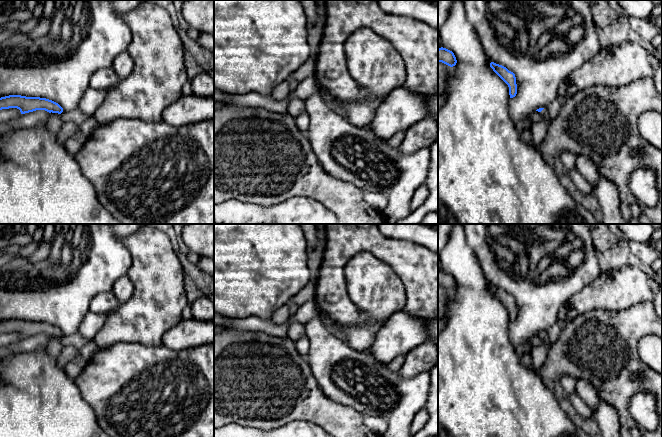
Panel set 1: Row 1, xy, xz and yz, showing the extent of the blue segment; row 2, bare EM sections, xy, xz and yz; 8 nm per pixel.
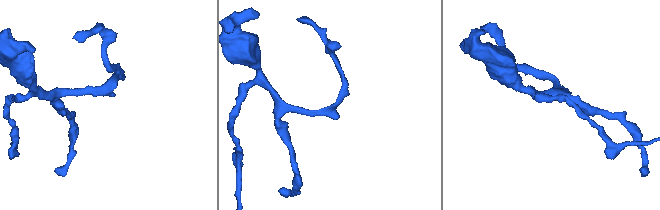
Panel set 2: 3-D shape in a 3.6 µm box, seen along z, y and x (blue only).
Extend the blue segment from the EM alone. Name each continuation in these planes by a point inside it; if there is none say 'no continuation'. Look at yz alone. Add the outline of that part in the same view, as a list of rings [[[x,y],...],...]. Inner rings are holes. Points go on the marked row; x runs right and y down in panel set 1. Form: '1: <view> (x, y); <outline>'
1: yz (539, 129); [[[544,108],[541,112],[542,119],[533,123],[531,128],[532,140],[535,147],[539,148],[542,144],[548,130],[548,126],[551,123],[551,119],[548,116],[547,110]]]

